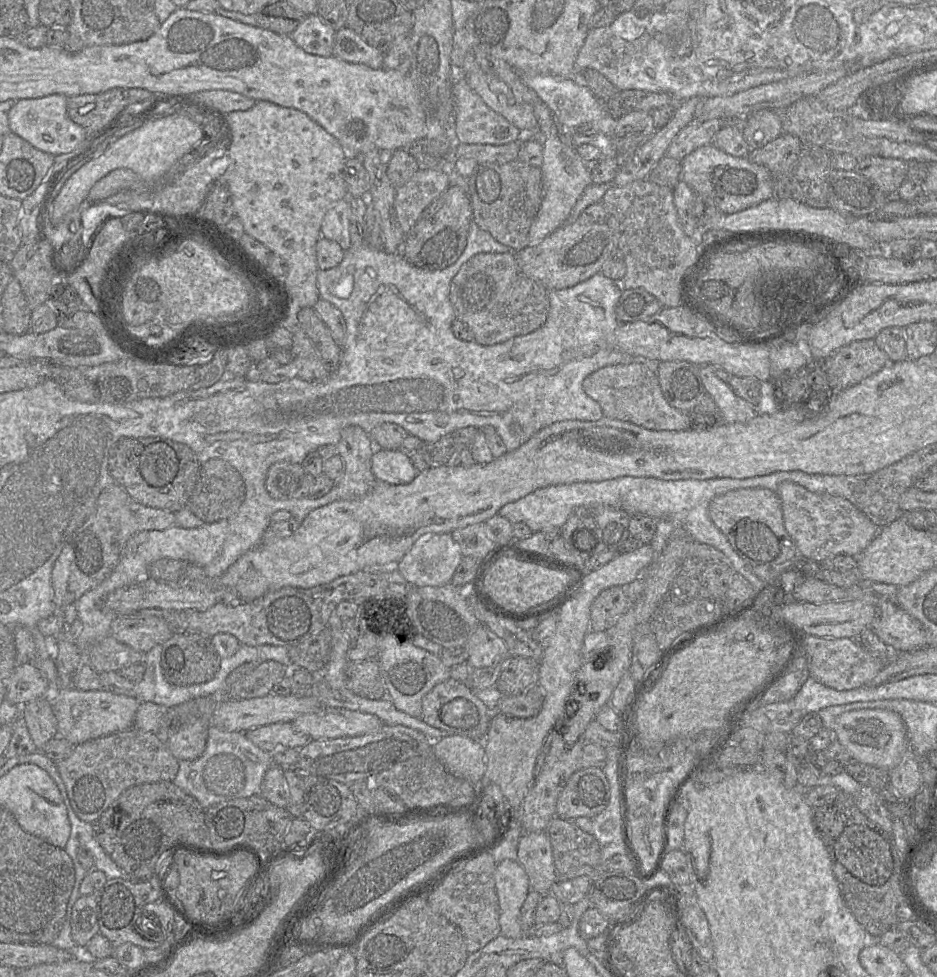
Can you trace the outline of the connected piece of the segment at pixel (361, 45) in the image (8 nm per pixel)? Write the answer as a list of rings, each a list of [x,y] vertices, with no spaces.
[[[348,27],[336,31],[333,56],[348,63],[363,64],[372,69],[383,68],[384,54],[370,46]]]

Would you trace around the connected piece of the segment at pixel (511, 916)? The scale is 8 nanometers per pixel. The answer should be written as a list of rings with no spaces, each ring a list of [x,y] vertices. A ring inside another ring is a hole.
[[[504,859],[496,865],[494,880],[499,903],[500,934],[513,939],[528,935],[520,924],[520,910],[530,891],[525,870],[517,860]]]

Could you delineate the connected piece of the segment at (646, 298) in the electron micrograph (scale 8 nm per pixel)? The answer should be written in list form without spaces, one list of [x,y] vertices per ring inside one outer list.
[[[642,288],[623,289],[615,315],[619,323],[630,323],[651,317],[663,308],[657,298]]]

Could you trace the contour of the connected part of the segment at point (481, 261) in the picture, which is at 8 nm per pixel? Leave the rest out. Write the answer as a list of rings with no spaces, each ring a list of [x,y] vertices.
[[[512,251],[471,257],[451,281],[450,301],[456,319],[467,325],[475,342],[485,346],[537,330],[545,323],[550,308],[549,290],[523,274]]]

